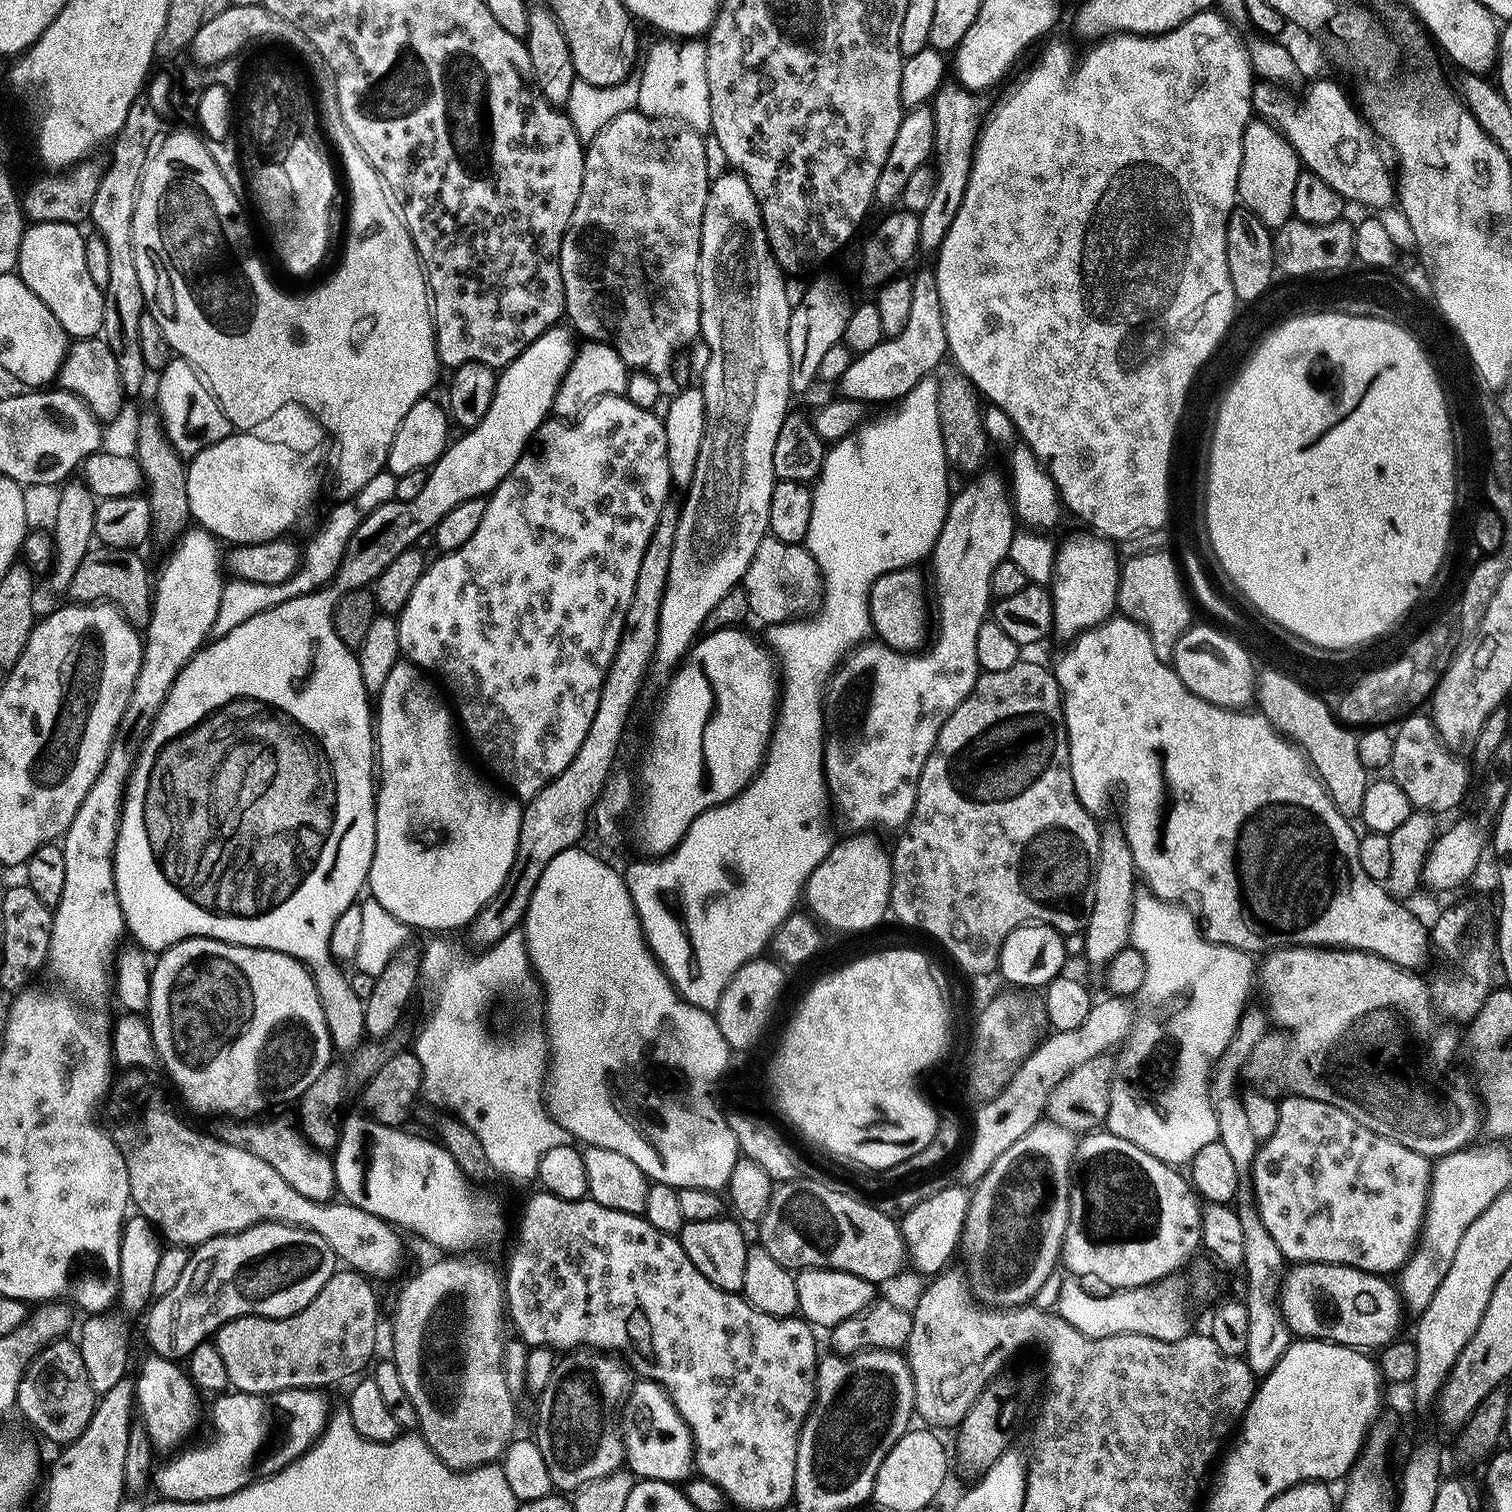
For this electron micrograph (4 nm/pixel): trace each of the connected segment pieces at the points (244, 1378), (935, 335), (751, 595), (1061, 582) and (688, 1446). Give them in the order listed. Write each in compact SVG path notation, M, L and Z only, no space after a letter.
M337 1270L332 1273L331 1278L326 1282L326 1286L322 1286L322 1290L318 1290L318 1294L314 1294L314 1298L309 1304L306 1306L302 1306L302 1310L298 1310L294 1314L290 1314L289 1316L283 1316L282 1318L266 1318L265 1316L243 1316L242 1318L234 1318L230 1322L226 1322L222 1325L221 1328L218 1329L216 1333L214 1333L214 1343L216 1345L216 1349L218 1350L218 1354L222 1354L222 1362L226 1365L226 1374L228 1375L228 1383L231 1385L235 1391L238 1392L249 1392L250 1394L254 1394L255 1396L265 1396L268 1392L281 1392L282 1390L294 1390L295 1388L314 1388L317 1390L327 1389L327 1384L336 1384L339 1380L344 1380L347 1376L355 1377L357 1374L355 1372L360 1372L364 1367L367 1366L368 1363L371 1365L373 1363L372 1355L376 1352L376 1315L380 1312L380 1304L376 1301L376 1292L372 1289L373 1281L369 1279L369 1277L365 1276L363 1272L358 1272L355 1270Z
M922 270L913 275L909 321L902 334L887 337L874 349L853 357L849 369L838 381L839 395L843 399L871 404L871 402L898 402L921 380L931 375L934 369L947 357L948 339L942 314L941 298L938 295L937 280L931 270Z
M771 534L758 542L758 550L754 550L754 558L746 570L742 587L748 599L749 613L757 616L764 626L784 624L801 614L815 613L822 599L820 566L814 562L807 547L782 542Z
M1095 534L1072 536L1055 549L1056 561L1050 583L1054 632L1071 641L1081 632L1111 620L1117 611L1116 595L1120 585L1121 557L1116 557L1113 541Z
M640 1378L631 1389L630 1404L631 1400L632 1424L624 1422L620 1425L627 1471L641 1480L687 1481L694 1472L692 1435L668 1391L653 1380Z

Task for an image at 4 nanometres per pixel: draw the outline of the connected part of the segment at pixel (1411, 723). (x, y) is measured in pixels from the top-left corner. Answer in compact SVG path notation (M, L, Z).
M1414 714L1403 720L1393 735L1394 751L1388 770L1391 779L1402 786L1413 807L1441 814L1454 809L1464 798L1470 784L1467 766L1445 747L1429 715Z

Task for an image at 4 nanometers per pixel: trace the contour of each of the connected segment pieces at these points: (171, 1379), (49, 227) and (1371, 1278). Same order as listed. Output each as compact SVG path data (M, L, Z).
M148 1354L140 1364L140 1373L134 1376L134 1400L139 1415L145 1420L153 1449L176 1450L185 1443L183 1440L195 1430L200 1420L200 1399L201 1393L187 1371L177 1361L168 1360L165 1356Z
M29 223L25 227L22 234L22 242L20 243L20 253L16 259L16 268L18 269L18 275L22 282L26 284L50 308L50 312L54 314L54 318L61 323L61 326L65 328L69 337L72 338L96 338L101 335L102 332L102 314L104 313L104 293L98 287L94 286L94 278L90 278L90 270L86 270L86 250L84 249L84 242L86 239L85 233L80 233L81 229L74 224L33 224Z
M1296 1262L1282 1276L1278 1297L1280 1313L1293 1337L1326 1340L1361 1350L1380 1350L1397 1339L1402 1313L1397 1285L1388 1280L1391 1279L1345 1264Z

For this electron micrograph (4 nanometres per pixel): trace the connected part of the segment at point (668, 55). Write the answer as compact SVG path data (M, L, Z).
M662 38L650 50L640 68L640 92L637 111L656 119L670 120L688 114L692 116L691 127L704 132L711 129L710 90L707 81L707 45L700 40L688 38L677 40Z

